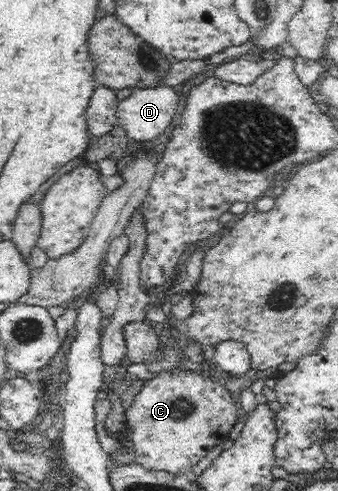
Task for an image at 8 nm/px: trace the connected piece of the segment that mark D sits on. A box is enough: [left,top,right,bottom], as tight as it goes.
[115,86,180,142]

